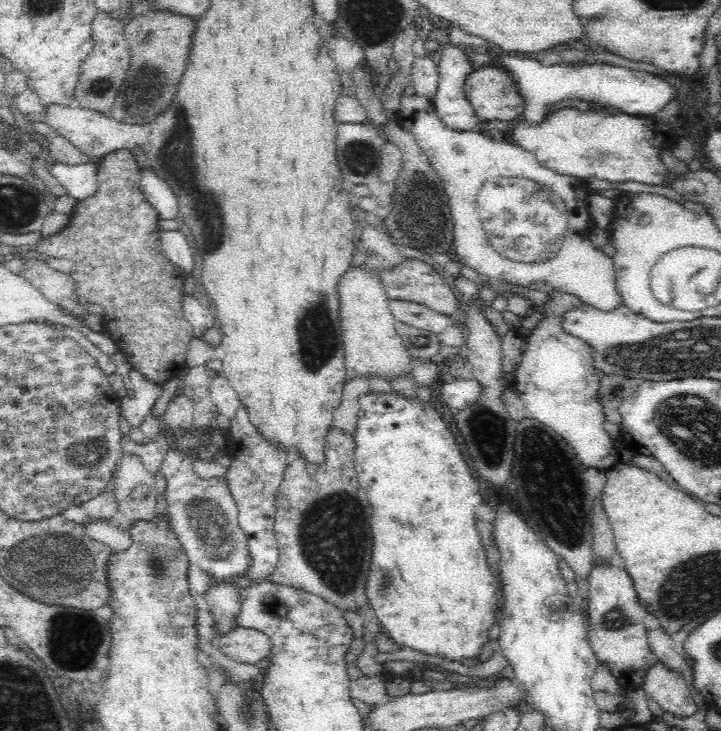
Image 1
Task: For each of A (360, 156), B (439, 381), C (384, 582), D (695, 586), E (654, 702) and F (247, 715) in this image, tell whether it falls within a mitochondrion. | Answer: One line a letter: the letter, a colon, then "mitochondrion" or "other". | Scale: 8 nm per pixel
A: mitochondrion
B: other
C: mitochondrion
D: mitochondrion
E: other
F: mitochondrion

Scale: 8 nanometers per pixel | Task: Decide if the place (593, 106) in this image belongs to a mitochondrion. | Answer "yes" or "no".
no

